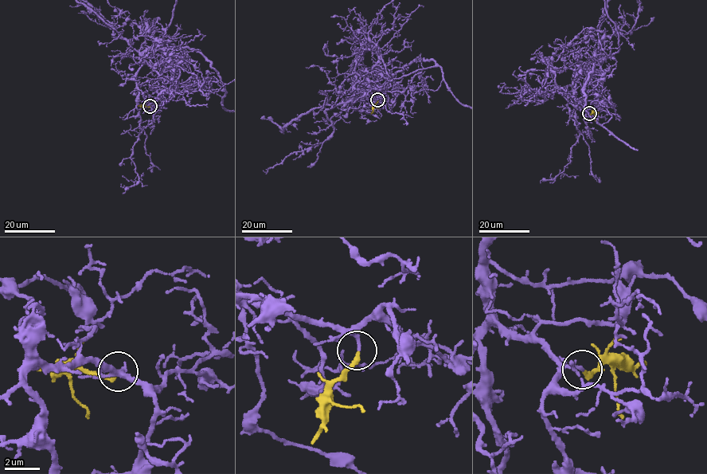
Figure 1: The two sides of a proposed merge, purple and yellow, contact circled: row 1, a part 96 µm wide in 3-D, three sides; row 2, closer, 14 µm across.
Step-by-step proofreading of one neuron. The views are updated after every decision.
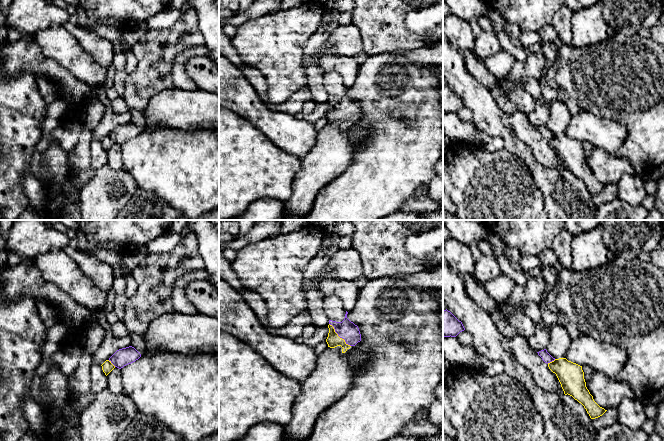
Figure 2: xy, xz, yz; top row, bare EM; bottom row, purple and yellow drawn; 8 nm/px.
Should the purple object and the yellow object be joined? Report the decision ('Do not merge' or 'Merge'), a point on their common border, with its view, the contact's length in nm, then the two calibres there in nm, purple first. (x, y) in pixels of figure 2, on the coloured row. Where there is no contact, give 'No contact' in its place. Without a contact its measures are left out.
Merge. Touches purple at xz (338, 335). Shared border 260 nm. Thickness 160 nm (purple) against 110 nm

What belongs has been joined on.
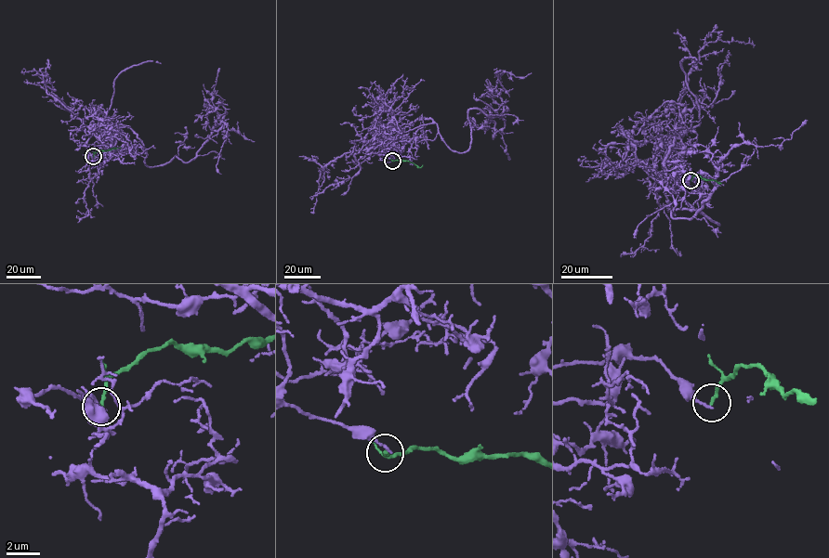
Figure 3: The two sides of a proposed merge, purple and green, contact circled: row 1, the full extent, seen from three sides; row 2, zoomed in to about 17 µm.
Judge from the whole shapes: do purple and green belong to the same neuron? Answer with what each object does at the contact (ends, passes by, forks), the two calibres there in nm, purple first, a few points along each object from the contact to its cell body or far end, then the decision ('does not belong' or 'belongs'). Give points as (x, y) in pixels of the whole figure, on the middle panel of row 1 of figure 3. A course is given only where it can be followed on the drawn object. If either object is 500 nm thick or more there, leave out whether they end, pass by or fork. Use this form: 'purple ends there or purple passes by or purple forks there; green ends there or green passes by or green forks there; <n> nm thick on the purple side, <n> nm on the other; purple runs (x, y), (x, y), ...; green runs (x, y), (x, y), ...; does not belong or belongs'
purple ends there; green ends there; 140 nm thick on the purple side, 190 nm on the other; purple runs (392, 160), (372, 139), (435, 123), (466, 152), (480, 109), (498, 115), (509, 160); green runs (392, 161), (409, 161), (419, 168), (423, 165); does not belong

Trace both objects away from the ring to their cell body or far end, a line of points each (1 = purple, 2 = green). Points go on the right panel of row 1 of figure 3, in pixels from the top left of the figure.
1: (690, 180), (656, 170), (663, 144), (671, 190), (718, 226), (671, 214), (694, 215), (730, 149), (807, 120)
2: (691, 180), (698, 175), (702, 179), (719, 183)

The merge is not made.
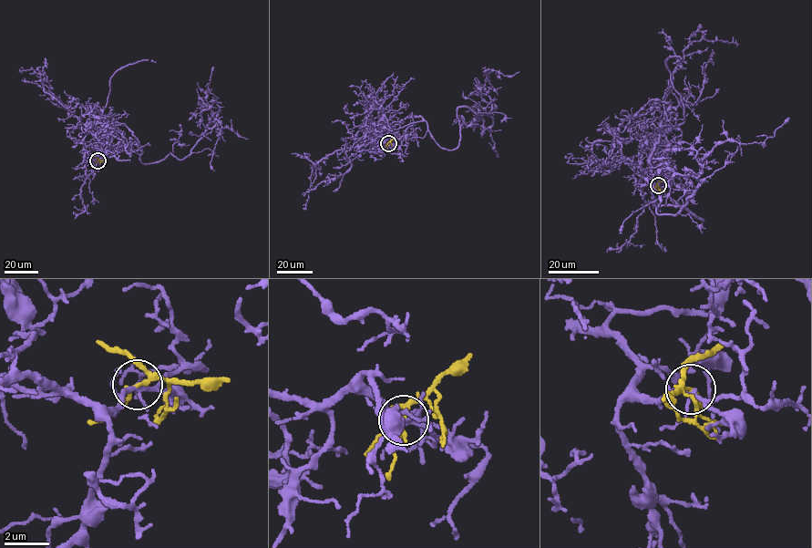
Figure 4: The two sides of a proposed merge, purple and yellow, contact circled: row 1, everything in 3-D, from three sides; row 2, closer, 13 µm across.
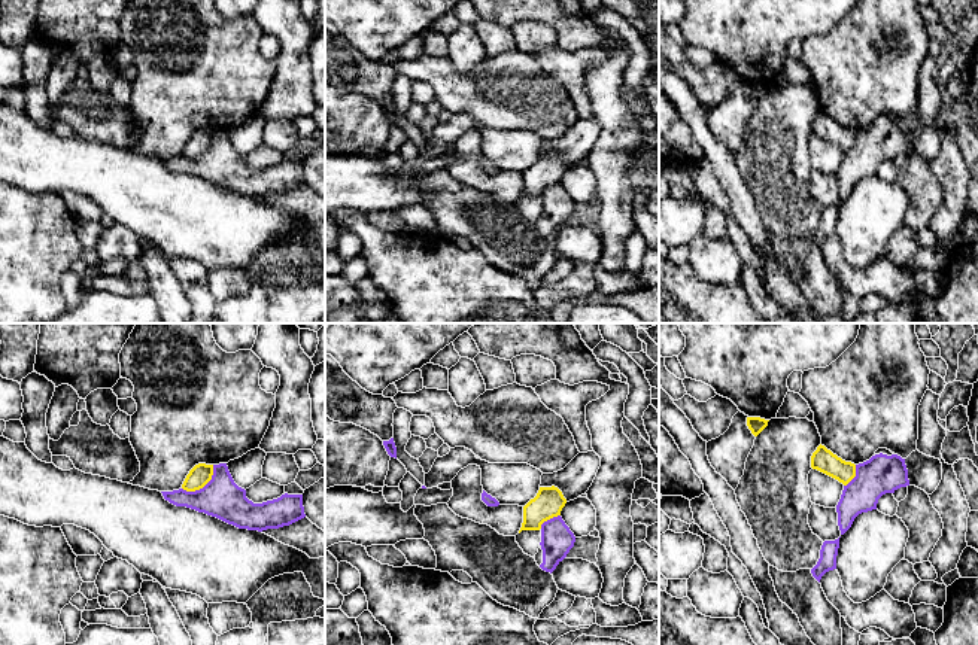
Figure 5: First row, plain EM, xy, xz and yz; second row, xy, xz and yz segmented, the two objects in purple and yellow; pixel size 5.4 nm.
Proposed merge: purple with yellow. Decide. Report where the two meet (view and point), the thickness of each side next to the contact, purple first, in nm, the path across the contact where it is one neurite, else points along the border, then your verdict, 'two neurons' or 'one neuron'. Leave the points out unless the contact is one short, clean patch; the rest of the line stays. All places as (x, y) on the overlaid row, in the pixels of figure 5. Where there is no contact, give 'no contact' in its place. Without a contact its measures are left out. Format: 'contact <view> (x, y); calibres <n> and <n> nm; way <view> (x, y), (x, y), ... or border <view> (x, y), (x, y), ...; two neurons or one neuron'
contact xy (204, 486); calibres 220 and 110 nm; border xy (213, 465), (213, 474), (202, 487), (194, 490), (182, 489); two neurons

